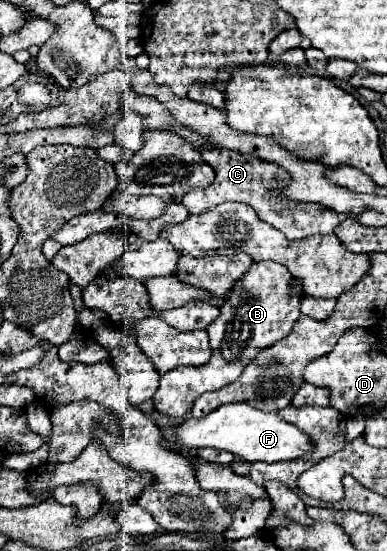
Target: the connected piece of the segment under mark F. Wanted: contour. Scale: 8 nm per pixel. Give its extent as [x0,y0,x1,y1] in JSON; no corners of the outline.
[176,402,314,462]

